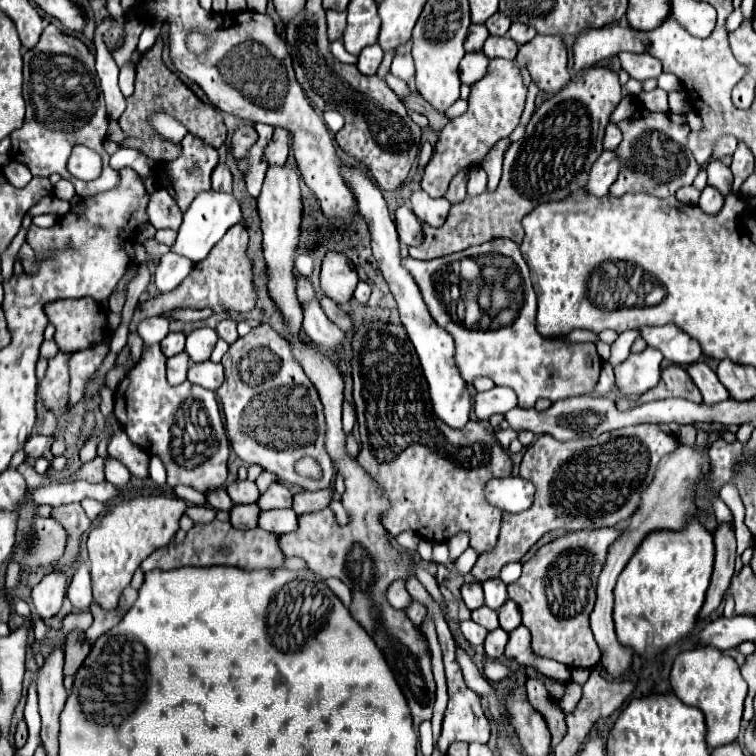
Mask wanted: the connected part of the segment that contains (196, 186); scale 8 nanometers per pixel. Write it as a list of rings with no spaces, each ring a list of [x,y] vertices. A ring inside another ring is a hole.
[[[187,134],[181,144],[183,144],[183,152],[181,152],[181,156],[177,160],[167,164],[167,172],[169,172],[169,184],[173,186],[175,202],[177,202],[179,210],[185,212],[189,208],[189,204],[193,202],[195,194],[199,194],[203,190],[211,190],[211,172],[219,162],[219,154],[217,154],[217,150],[213,146],[205,144],[195,134]]]

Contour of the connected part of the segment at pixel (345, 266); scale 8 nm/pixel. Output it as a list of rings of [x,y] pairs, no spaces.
[[[329,252],[321,266],[321,290],[337,304],[345,304],[353,298],[353,290],[359,278],[345,254]]]

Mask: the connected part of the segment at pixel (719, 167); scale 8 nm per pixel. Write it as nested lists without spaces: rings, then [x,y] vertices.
[[[711,160],[707,164],[707,174],[709,174],[709,180],[707,180],[709,186],[713,186],[715,190],[719,190],[723,196],[731,194],[733,174],[731,174],[729,166],[725,166],[721,160]]]

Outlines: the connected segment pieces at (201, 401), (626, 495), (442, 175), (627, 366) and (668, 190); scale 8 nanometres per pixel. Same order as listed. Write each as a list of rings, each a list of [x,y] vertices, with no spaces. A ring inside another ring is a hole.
[[[159,344],[145,346],[143,356],[125,376],[125,380],[115,390],[115,418],[119,420],[121,428],[129,436],[133,444],[143,448],[149,454],[161,458],[167,470],[167,484],[173,488],[177,484],[191,486],[199,492],[211,492],[225,484],[227,480],[227,458],[229,458],[229,440],[223,428],[223,420],[219,416],[219,406],[215,400],[215,392],[205,390],[197,384],[183,382],[181,386],[171,386],[165,378],[165,354],[161,352]]]
[[[655,424],[619,428],[597,438],[569,442],[559,442],[549,434],[539,436],[535,444],[527,448],[519,466],[519,476],[529,479],[535,486],[535,504],[519,514],[503,512],[495,550],[481,554],[471,574],[477,582],[495,578],[507,562],[519,562],[525,552],[551,530],[573,532],[585,530],[587,524],[599,528],[629,520],[639,506],[641,492],[653,480],[661,456],[673,452],[677,446],[677,438],[673,440],[673,436],[667,436]],[[563,494],[567,494],[567,498],[563,498]]]
[[[495,58],[489,62],[487,74],[471,86],[469,94],[469,106],[467,112],[449,120],[449,124],[443,128],[437,144],[433,158],[425,166],[425,174],[421,180],[421,188],[431,196],[431,198],[441,198],[445,196],[451,178],[469,166],[481,164],[481,160],[487,156],[487,152],[501,140],[507,138],[519,124],[519,118],[525,108],[525,86],[519,68],[511,60]]]
[[[645,348],[641,354],[631,354],[615,366],[615,386],[621,396],[637,398],[657,386],[663,354],[655,348]]]
[[[637,102],[637,109],[634,114],[637,114],[635,118],[632,116],[629,120],[621,120],[619,122],[619,128],[623,132],[623,140],[621,144],[617,146],[615,150],[615,156],[619,158],[621,162],[621,170],[619,170],[619,176],[617,180],[611,184],[609,192],[613,196],[623,196],[627,192],[631,194],[639,194],[639,192],[647,192],[651,196],[657,196],[657,198],[669,198],[673,196],[679,188],[683,186],[691,186],[697,172],[699,172],[699,166],[691,154],[691,150],[685,146],[687,144],[687,134],[689,134],[689,126],[685,122],[685,118],[671,118],[671,114],[663,114],[663,112],[649,112],[639,102]]]

